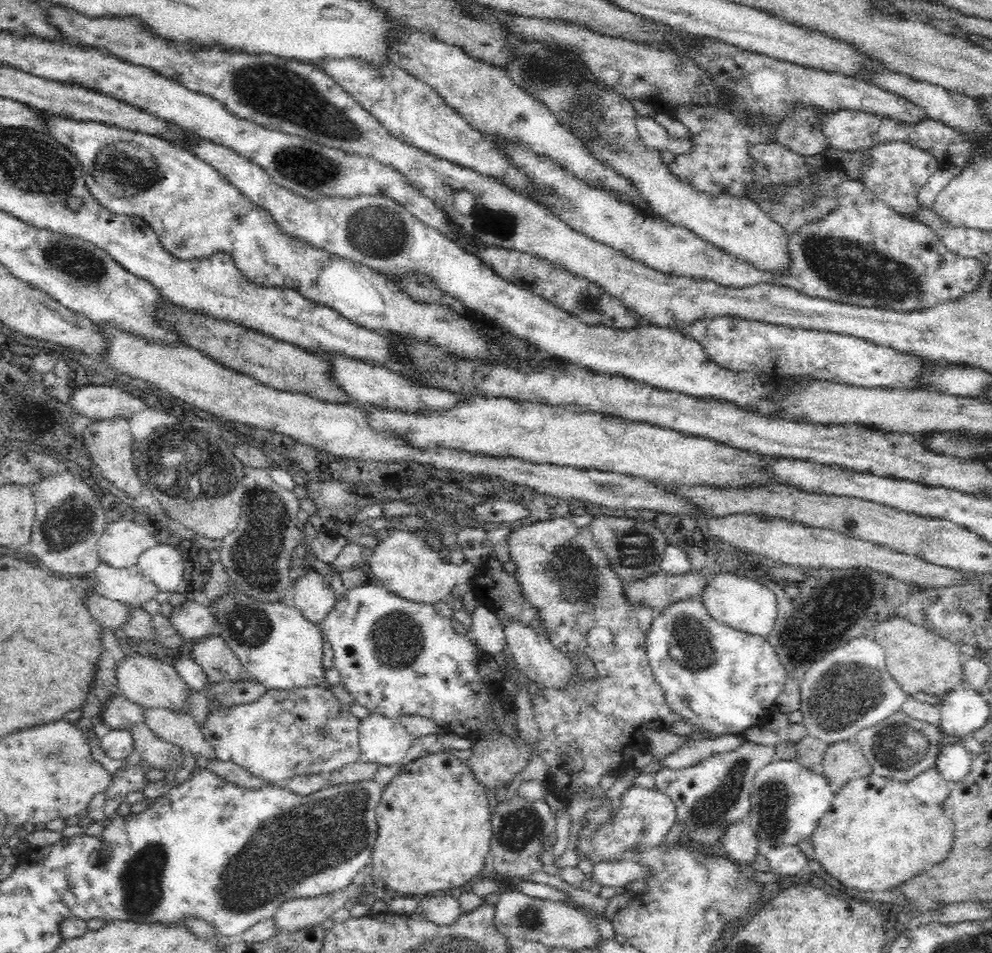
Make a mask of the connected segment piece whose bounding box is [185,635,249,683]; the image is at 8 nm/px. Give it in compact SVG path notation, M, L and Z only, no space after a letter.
M212 635L199 639L185 652L206 672L212 683L240 681L249 677L233 649L222 637Z

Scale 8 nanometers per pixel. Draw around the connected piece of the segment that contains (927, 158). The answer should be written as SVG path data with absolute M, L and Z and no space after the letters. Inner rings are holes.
M902 141L882 143L873 149L868 149L867 152L871 154L873 163L864 174L866 177L863 180L864 186L874 192L882 202L896 211L898 215L906 219L918 220L920 214L917 212L921 207L921 204L918 203L918 192L940 168L936 157L928 151Z

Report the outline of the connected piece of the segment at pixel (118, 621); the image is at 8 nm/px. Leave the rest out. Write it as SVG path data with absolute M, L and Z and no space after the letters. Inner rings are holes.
M92 595L85 600L86 606L92 616L103 626L104 629L123 628L129 623L131 610L127 604L104 598L102 595Z

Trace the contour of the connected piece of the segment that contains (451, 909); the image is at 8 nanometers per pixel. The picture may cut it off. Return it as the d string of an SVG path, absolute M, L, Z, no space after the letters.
M450 894L436 895L430 898L422 898L418 901L419 909L426 917L438 925L456 924L464 912L460 908L460 902Z

